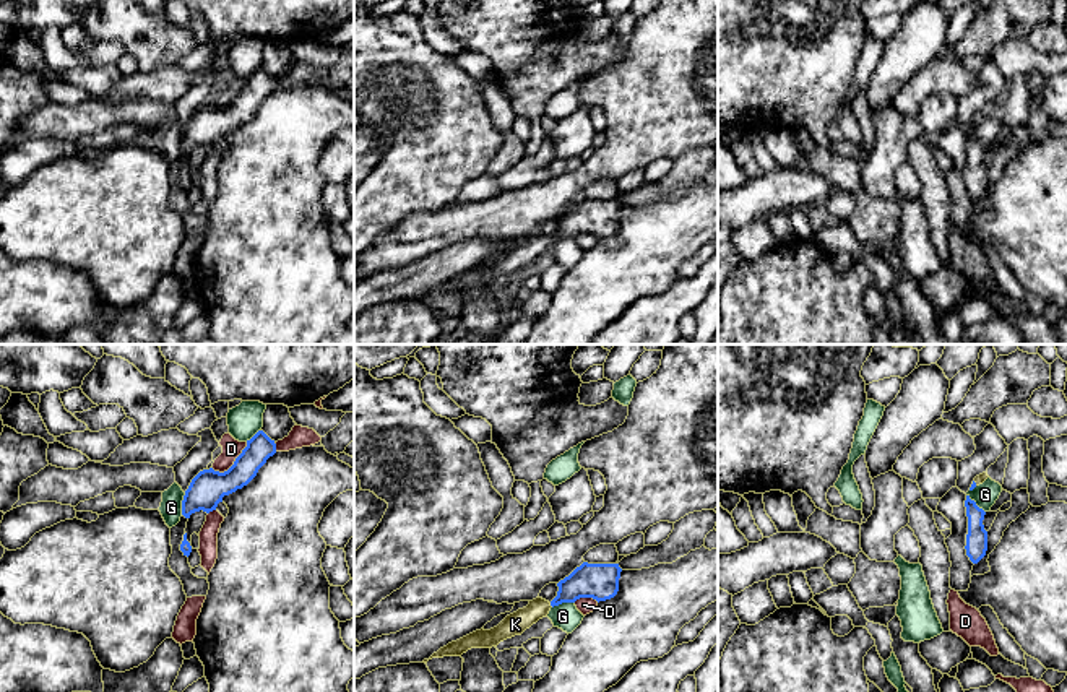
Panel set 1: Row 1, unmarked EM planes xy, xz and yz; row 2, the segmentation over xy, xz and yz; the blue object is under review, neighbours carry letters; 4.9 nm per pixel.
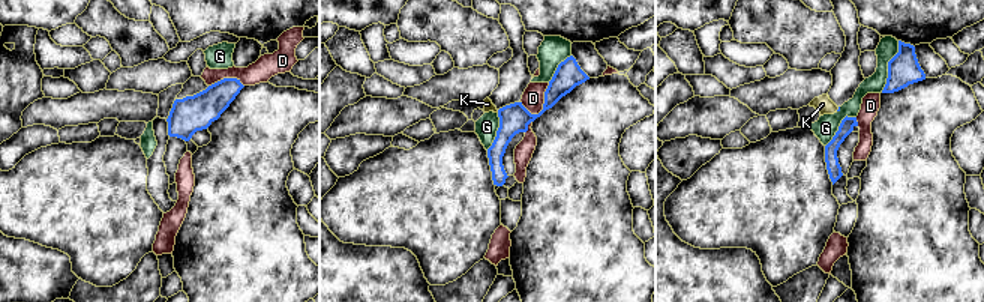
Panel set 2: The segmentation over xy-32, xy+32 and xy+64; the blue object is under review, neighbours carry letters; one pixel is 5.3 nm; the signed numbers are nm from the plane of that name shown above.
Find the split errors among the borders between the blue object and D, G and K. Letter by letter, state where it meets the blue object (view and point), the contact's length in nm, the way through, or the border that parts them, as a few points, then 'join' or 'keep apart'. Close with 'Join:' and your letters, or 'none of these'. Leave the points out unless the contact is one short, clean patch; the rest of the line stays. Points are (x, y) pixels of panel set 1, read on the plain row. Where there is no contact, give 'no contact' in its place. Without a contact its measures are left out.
D: contact xy (234, 99); length 220 nm; keep apart
G: contact xy (182, 140); length 110 nm; keep apart
K: contact xz (551, 241); length 30 nm; way xz (590, 216), (575, 221), (551, 241), (538, 244), (515, 260); join
Join: K

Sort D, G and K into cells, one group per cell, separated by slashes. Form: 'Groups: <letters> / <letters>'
Groups: D / G / K

